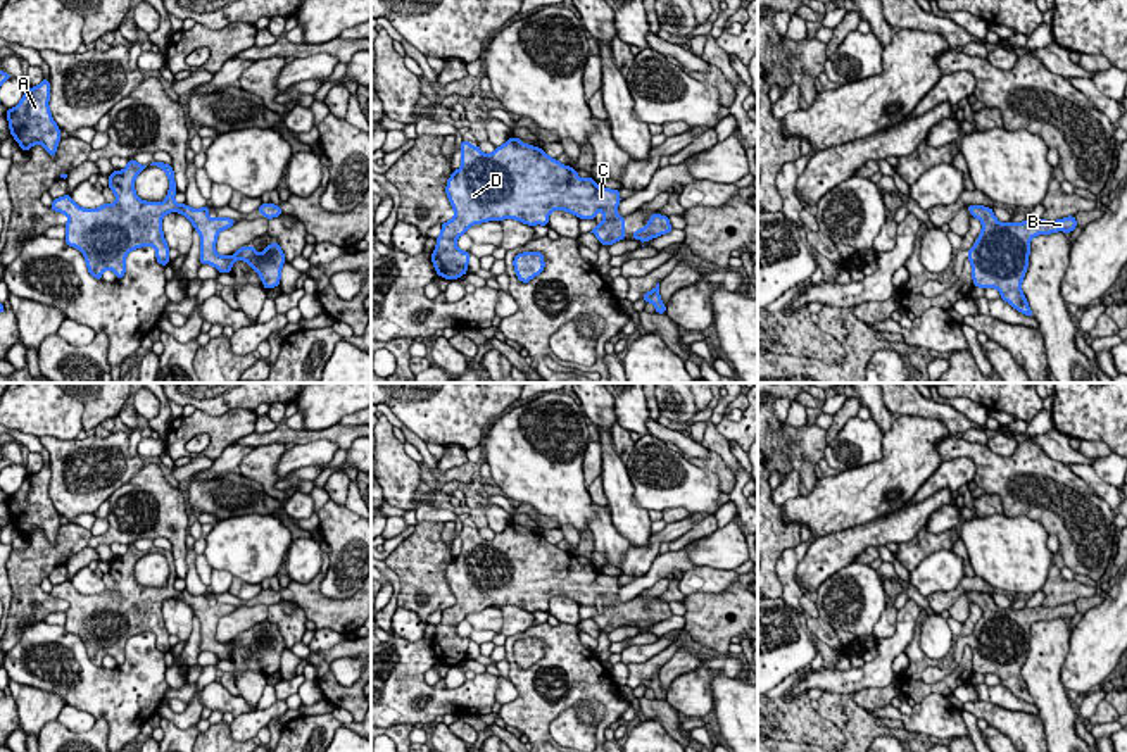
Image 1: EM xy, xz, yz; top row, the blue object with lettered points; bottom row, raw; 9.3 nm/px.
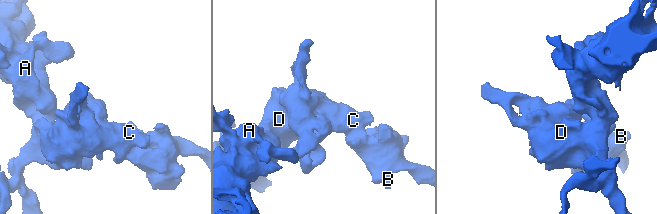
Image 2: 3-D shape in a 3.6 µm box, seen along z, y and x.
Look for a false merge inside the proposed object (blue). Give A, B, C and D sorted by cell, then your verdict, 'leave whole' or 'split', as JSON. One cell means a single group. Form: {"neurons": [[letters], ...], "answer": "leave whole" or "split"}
{"neurons": [["A", "B", "C", "D"]], "answer": "leave whole"}

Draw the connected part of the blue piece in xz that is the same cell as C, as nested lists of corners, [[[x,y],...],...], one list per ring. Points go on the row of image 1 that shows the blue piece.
[[[511,136],[492,154],[463,140],[461,154],[461,167],[445,186],[454,217],[442,224],[431,254],[438,276],[457,279],[468,273],[469,252],[457,248],[457,238],[487,221],[516,219],[528,226],[547,226],[552,210],[590,221],[601,210],[602,222],[590,233],[608,247],[625,240],[625,217],[616,214],[620,190],[599,188],[592,176],[582,179],[573,167],[542,148]]]

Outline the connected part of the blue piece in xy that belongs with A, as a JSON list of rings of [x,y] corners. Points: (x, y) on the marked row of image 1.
[[[43,78],[38,86],[28,88],[21,102],[14,109],[9,109],[5,116],[10,136],[16,138],[24,152],[40,143],[48,155],[55,157],[60,129],[50,114],[48,100],[50,81]]]

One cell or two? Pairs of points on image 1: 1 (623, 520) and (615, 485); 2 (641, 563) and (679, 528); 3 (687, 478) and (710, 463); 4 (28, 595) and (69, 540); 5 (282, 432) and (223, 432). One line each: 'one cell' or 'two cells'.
1: one cell
2: one cell
3: two cells
4: one cell
5: two cells

